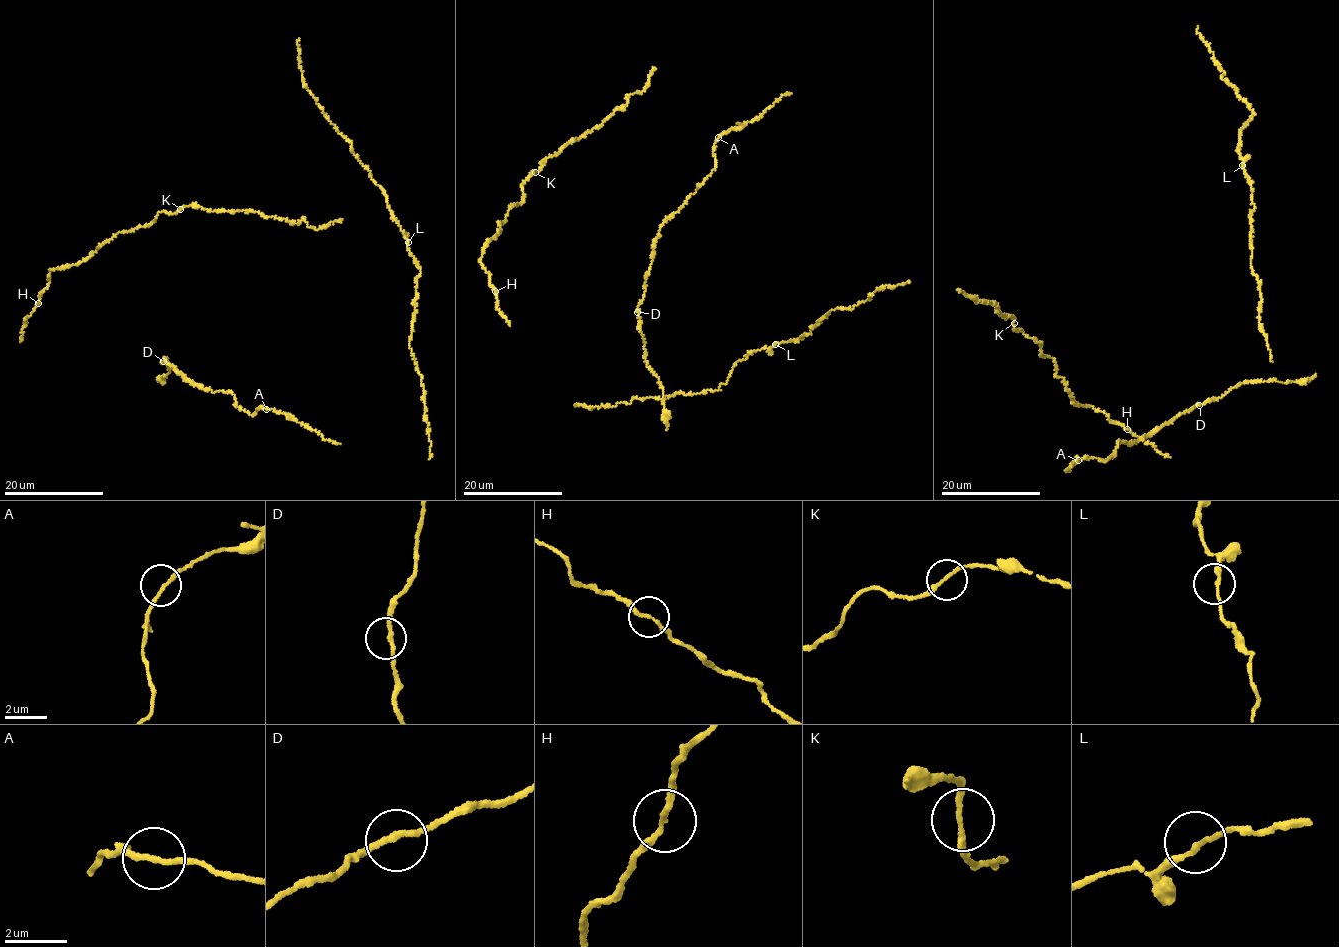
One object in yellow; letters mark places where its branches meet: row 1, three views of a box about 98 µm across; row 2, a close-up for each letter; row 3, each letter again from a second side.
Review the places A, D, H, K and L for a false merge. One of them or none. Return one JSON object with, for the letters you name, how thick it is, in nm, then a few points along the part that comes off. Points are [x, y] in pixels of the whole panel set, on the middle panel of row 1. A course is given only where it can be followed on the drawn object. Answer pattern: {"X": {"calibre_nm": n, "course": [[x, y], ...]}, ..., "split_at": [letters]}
{"split_at": []}

